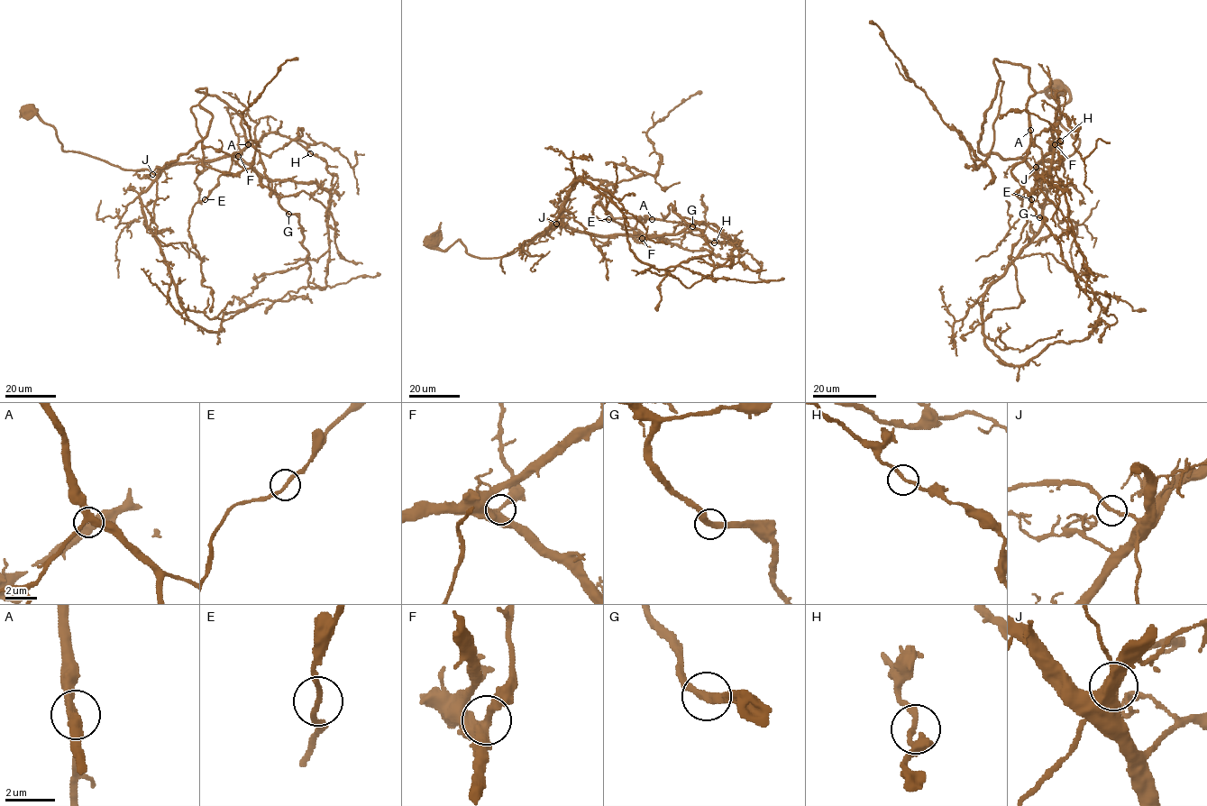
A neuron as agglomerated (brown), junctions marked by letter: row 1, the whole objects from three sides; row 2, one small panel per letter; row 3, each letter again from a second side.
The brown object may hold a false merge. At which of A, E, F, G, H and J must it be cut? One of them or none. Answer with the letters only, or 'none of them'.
none of them

